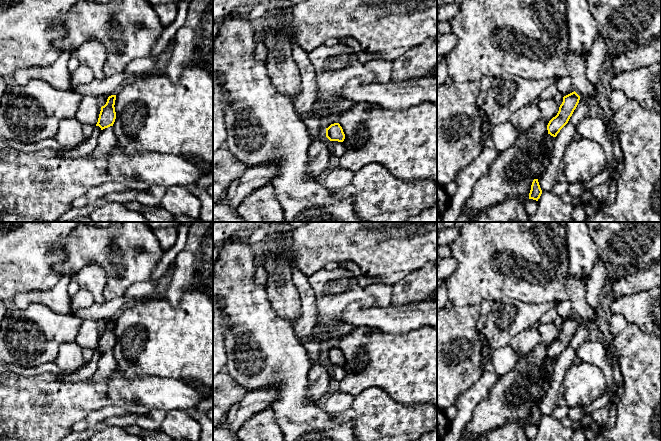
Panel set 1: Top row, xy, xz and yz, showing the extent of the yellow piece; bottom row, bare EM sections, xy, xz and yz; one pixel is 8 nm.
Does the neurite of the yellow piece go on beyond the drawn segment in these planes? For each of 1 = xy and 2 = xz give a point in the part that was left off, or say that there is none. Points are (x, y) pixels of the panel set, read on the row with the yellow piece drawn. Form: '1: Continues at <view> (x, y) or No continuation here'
1: No continuation here
2: No continuation here

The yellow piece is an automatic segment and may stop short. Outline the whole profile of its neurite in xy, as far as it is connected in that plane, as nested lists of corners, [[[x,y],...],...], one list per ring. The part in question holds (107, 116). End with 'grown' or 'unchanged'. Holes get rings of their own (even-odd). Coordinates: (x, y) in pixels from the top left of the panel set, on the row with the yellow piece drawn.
[[[111,95],[108,97],[106,104],[101,107],[98,122],[96,124],[96,126],[99,126],[101,130],[113,126],[115,122],[116,119],[116,112],[114,107],[115,100],[116,95]]] | unchanged

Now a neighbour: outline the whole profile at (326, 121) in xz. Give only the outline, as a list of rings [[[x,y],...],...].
[[[316,101],[313,105],[311,114],[320,120],[321,126],[323,128],[328,128],[331,124],[338,123],[339,116],[337,115],[327,115],[322,117],[320,112],[323,108],[330,108],[331,101]]]

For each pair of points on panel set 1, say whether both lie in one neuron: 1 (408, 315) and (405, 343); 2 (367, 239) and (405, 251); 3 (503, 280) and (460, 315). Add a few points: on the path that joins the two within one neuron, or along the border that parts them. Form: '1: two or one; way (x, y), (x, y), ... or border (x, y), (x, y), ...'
1: two; border (426, 325), (401, 334), (383, 332)
2: one; way (376, 245), (396, 246)
3: two; border (478, 304), (453, 306)

